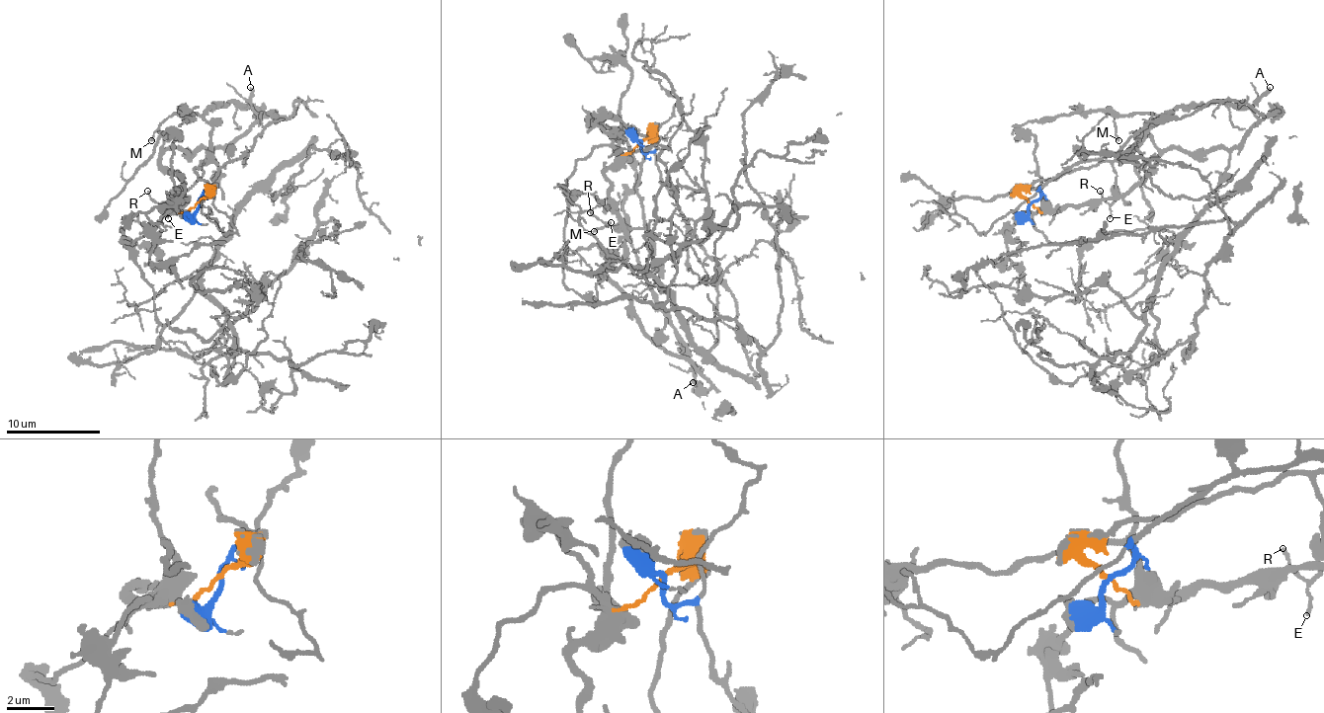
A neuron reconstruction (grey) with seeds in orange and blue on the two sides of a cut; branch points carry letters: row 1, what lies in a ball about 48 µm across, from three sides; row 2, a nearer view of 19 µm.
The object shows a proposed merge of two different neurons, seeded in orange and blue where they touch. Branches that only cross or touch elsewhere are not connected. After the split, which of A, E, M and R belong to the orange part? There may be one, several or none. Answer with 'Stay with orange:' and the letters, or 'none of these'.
Stay with orange: A, E, M, R

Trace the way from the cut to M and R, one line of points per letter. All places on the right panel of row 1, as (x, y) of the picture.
M: (1030, 201), (1023, 195), (1041, 179), (1123, 160), (1159, 119), (1154, 115), (1115, 115), (1119, 141)
R: (1030, 201), (1023, 195), (1041, 179), (1101, 162), (1115, 174), (1115, 201), (1101, 191)

